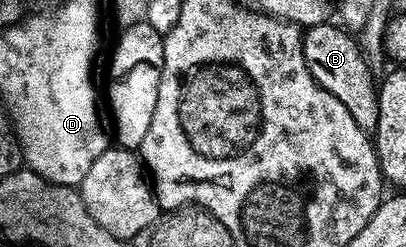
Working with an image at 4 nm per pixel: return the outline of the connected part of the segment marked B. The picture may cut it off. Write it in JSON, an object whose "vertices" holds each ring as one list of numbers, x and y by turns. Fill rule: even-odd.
{"vertices":[[332,24,310,25,303,30,306,65,317,83,342,102,350,115,354,115,354,123,358,123,358,127,366,131,375,130,378,123,377,78,372,78,372,69,359,43,339,24]]}

